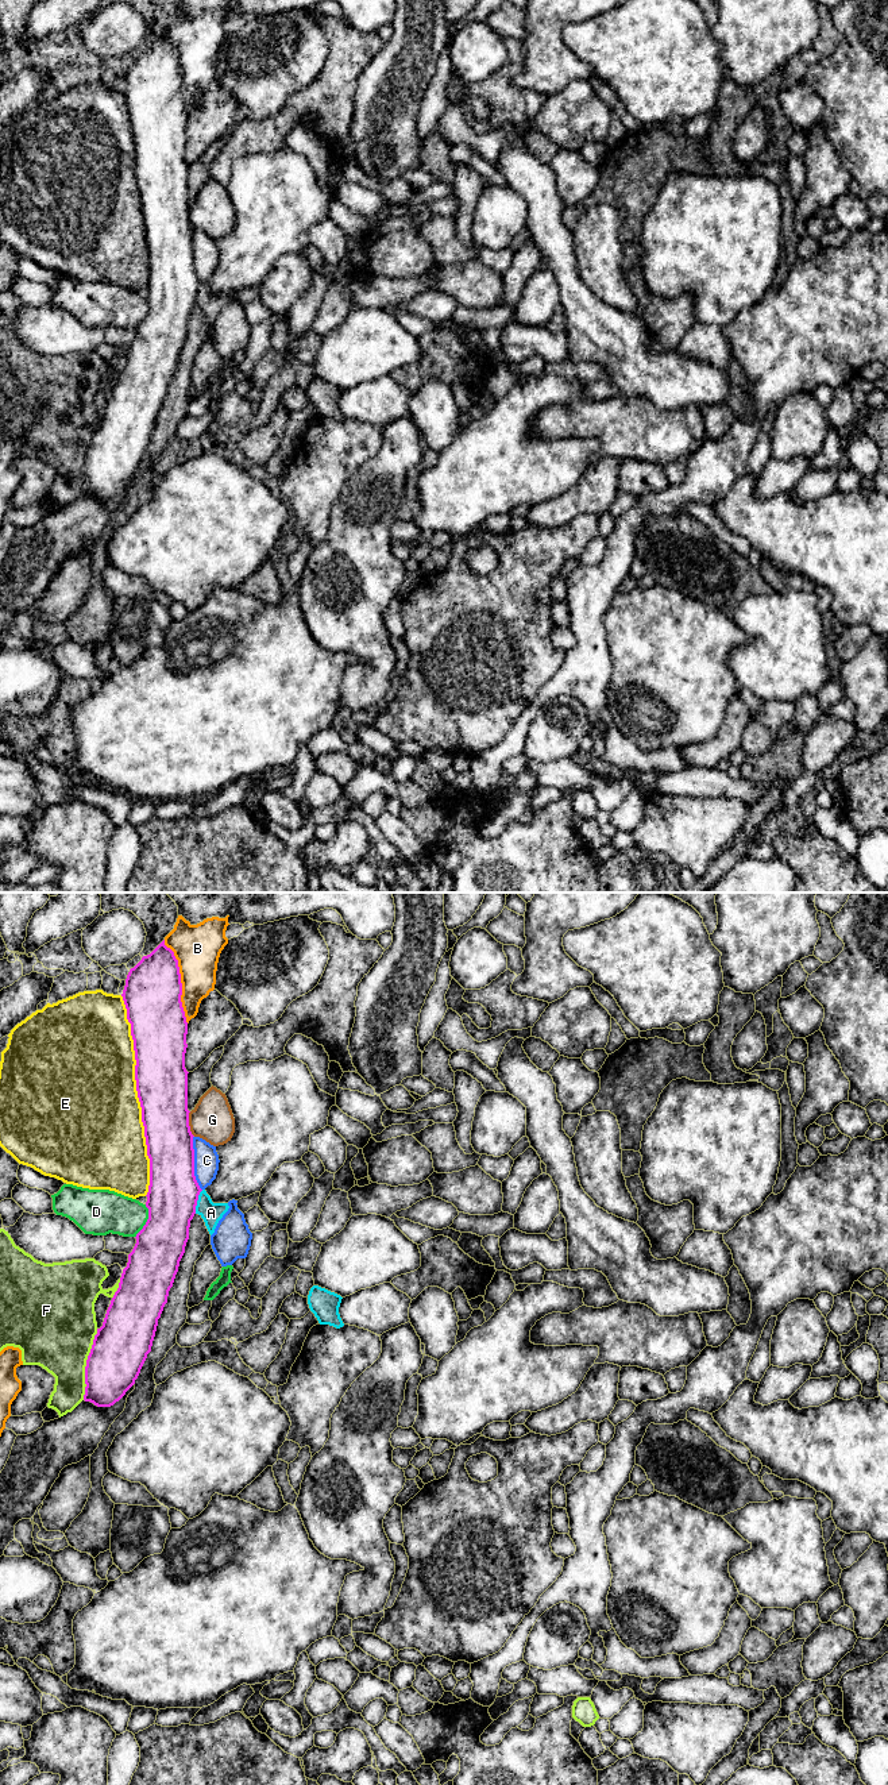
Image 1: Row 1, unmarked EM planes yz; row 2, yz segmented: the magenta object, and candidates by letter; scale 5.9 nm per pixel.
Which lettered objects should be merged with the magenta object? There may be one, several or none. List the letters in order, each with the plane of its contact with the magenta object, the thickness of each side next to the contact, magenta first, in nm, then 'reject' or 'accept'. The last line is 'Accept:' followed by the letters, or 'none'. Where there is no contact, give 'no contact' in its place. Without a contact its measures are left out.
A: meets magenta in yz; 300 nm thick on the magenta side, 120 nm on the other; reject
B: meets magenta in yz; 340 nm thick on the magenta side, 280 nm on the other; reject
C: meets magenta in yz; 300 nm thick on the magenta side, 140 nm on the other; reject
D: meets magenta in yz; 300 nm thick on the magenta side, 260 nm on the other; reject
E: meets magenta in yz; 300 nm thick on the magenta side, 500 nm on the other; reject
F: meets magenta in yz; 320 nm thick on the magenta side, 420 nm on the other; reject
G: meets magenta in yz; 300 nm thick on the magenta side, 260 nm on the other; reject
Accept: none

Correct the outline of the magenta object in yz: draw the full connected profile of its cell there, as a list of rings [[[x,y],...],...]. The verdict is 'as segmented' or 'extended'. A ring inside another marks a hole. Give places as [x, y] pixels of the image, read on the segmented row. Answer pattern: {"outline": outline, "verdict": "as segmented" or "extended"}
{"outline": [[[165,940],[130,969],[123,990],[127,1019],[131,1023],[131,1036],[135,1050],[135,1080],[142,1107],[142,1122],[150,1158],[150,1185],[146,1207],[148,1219],[136,1234],[136,1244],[128,1254],[119,1288],[107,1310],[103,1326],[97,1329],[85,1366],[84,1400],[97,1407],[111,1407],[119,1402],[135,1384],[140,1369],[151,1352],[158,1319],[167,1303],[169,1291],[178,1272],[179,1261],[189,1240],[190,1221],[196,1214],[198,1195],[202,1191],[194,1176],[193,1134],[189,1126],[188,1110],[188,1071],[185,1068],[188,1022],[181,1002],[182,983],[178,960],[174,952],[165,945]]], "verdict": "as segmented"}

